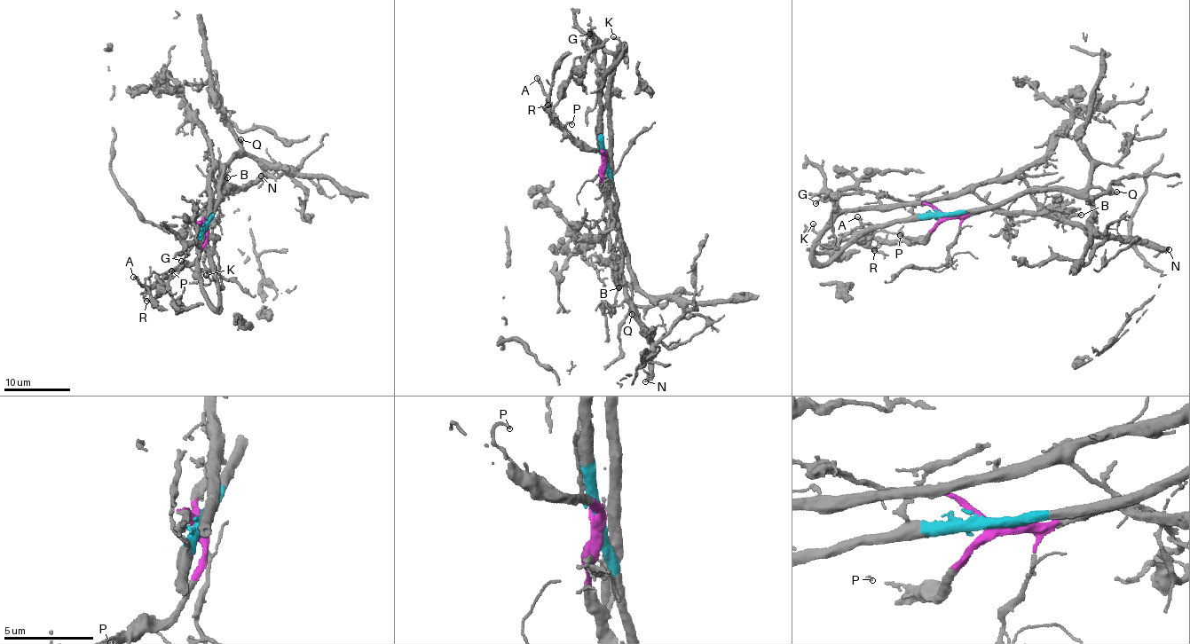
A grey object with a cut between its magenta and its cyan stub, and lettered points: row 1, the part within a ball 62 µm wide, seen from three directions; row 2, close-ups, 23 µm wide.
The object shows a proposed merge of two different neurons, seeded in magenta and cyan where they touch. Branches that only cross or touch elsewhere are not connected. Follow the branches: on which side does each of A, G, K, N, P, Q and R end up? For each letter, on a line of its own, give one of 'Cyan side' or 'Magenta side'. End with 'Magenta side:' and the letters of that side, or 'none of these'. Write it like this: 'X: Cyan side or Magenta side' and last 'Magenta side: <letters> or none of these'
A: Magenta side
G: Cyan side
K: Cyan side
N: Magenta side
P: Magenta side
Q: Cyan side
R: Magenta side
Magenta side: A, N, P, R

